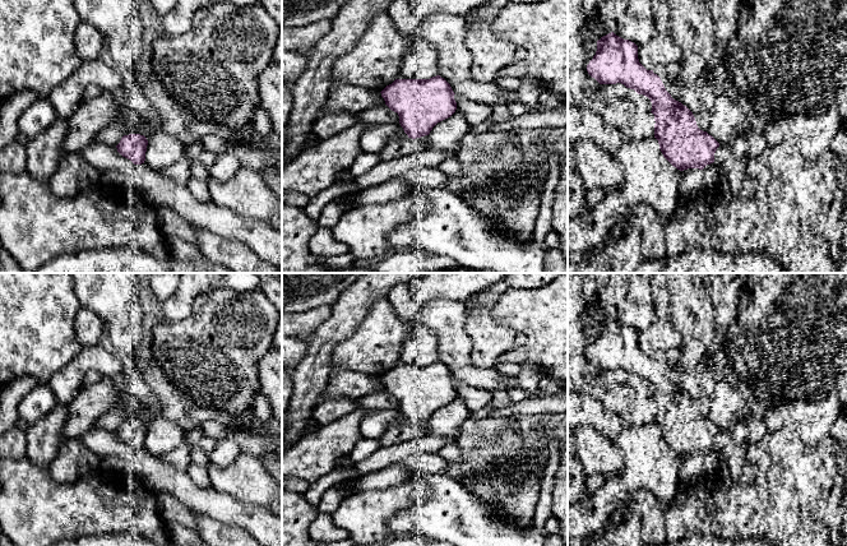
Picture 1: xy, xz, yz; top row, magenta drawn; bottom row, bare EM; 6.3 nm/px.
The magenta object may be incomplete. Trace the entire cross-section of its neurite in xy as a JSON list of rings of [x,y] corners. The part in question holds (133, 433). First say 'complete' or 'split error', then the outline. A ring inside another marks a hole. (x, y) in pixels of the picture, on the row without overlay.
complete | [[[140,420],[124,421],[116,431],[117,438],[130,445],[134,450],[142,450],[145,446],[148,426]]]

